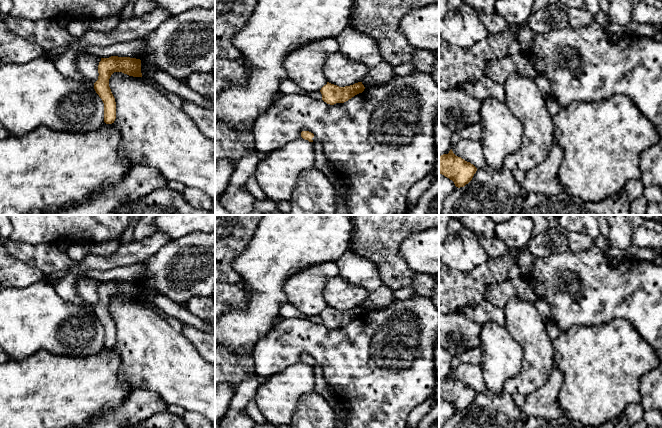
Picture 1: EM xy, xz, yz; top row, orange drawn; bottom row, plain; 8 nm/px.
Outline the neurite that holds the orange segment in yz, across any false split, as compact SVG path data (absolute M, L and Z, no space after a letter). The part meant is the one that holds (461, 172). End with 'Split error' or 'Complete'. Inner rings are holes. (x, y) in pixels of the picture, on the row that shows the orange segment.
M452 149L448 154L439 156L439 174L452 180L456 187L464 187L468 184L477 168L470 162L456 156Z. Complete

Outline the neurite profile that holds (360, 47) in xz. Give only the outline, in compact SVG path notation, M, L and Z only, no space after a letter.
M348 26L333 38L342 54L367 66L368 73L362 80L364 87L382 85L396 76L394 65L380 55L378 44L372 37Z

